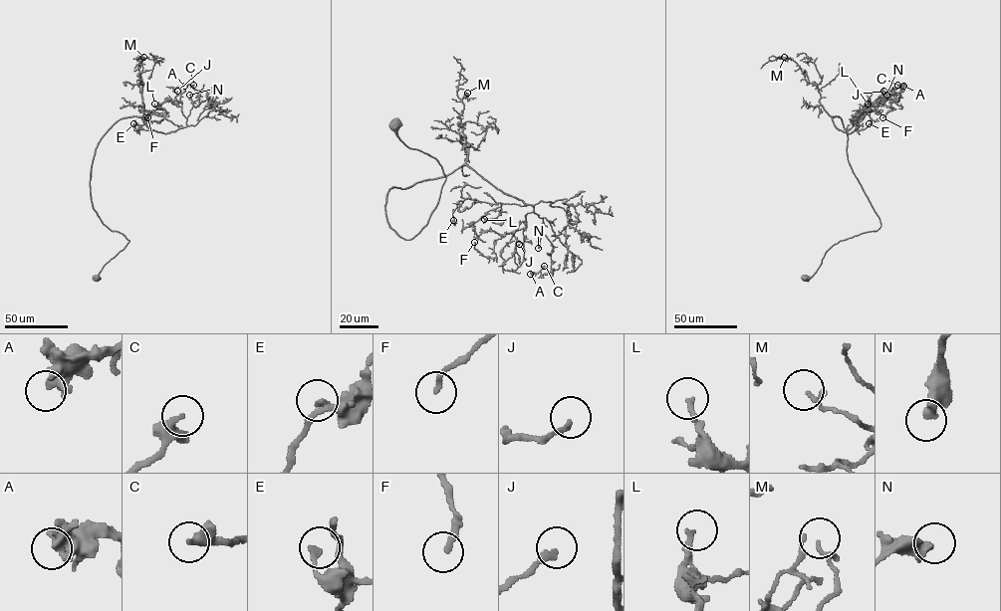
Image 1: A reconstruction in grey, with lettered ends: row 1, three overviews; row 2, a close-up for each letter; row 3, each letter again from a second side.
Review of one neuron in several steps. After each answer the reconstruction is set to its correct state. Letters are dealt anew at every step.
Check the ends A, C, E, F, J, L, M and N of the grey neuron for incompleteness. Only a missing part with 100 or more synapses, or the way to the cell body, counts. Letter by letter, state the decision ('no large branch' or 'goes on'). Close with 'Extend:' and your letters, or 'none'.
A: no large branch
C: no large branch
E: no large branch
F: no large branch
J: no large branch
L: no large branch
M: no large branch
N: no large branch
Extend: none

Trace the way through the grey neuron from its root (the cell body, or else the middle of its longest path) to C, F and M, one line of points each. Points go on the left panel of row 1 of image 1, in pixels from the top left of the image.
C: (96, 278), (129, 241), (93, 205), (98, 142), (124, 117), (164, 133), (184, 127), (199, 97), (193, 85)
F: (96, 278), (129, 240), (94, 208), (95, 150), (124, 117), (164, 133), (186, 125), (175, 100), (147, 117)
M: (96, 278), (129, 240), (94, 208), (91, 164), (114, 124), (143, 114), (143, 57)

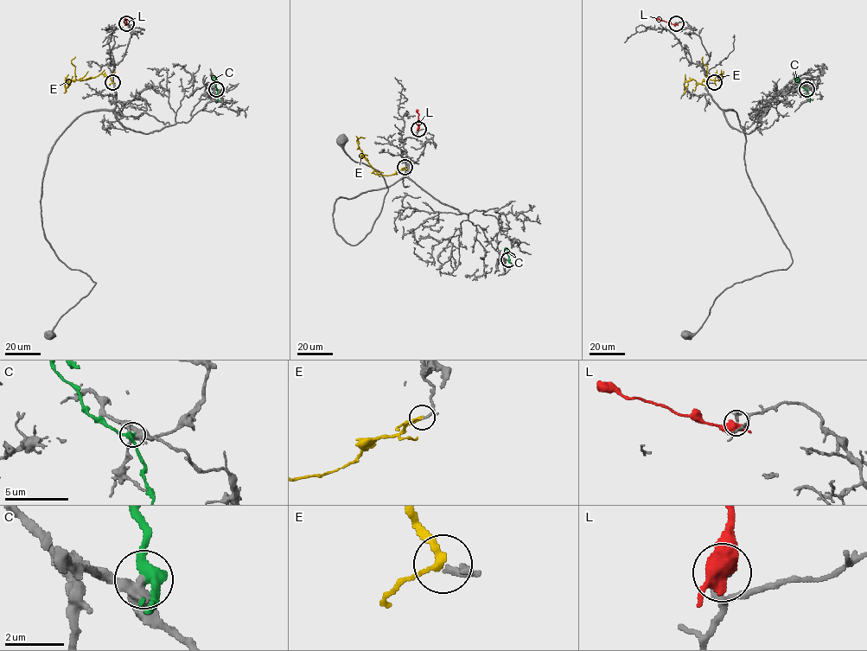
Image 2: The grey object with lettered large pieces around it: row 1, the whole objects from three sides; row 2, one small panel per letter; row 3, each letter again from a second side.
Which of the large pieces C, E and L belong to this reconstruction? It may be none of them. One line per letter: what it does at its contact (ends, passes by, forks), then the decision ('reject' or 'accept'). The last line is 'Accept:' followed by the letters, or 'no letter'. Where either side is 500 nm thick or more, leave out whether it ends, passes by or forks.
C: it passes by; reject
E: it passes by; accept
L: reject
Accept: E

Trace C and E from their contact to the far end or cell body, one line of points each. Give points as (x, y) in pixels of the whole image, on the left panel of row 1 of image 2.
C: (217, 89), (213, 78), (217, 80)
E: (112, 82), (109, 76), (99, 74), (86, 79), (71, 80), (70, 84), (66, 79), (65, 88), (72, 76)

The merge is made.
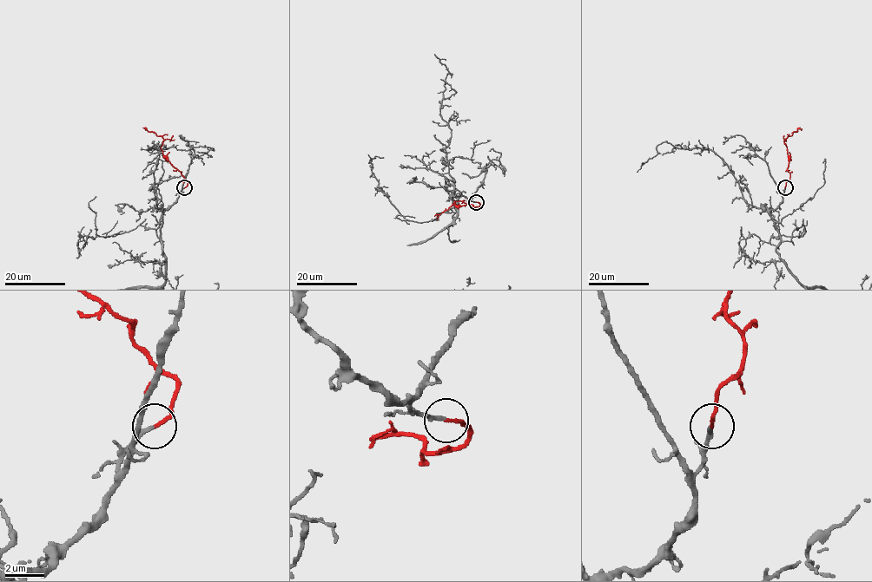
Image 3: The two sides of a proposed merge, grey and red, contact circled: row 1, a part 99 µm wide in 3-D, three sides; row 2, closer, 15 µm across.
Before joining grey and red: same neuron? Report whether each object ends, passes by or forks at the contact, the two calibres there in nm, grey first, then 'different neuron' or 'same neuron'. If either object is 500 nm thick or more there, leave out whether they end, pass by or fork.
grey ends there; red ends there; 220 nm thick on the grey side, 180 nm on the other; same neuron

